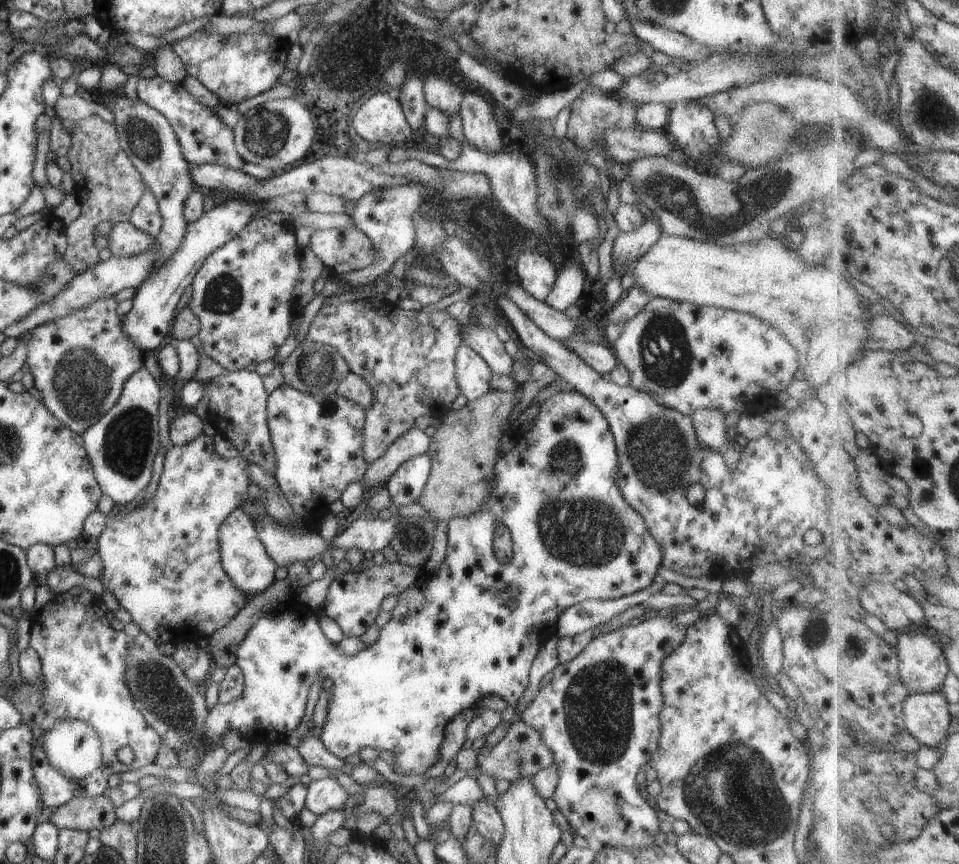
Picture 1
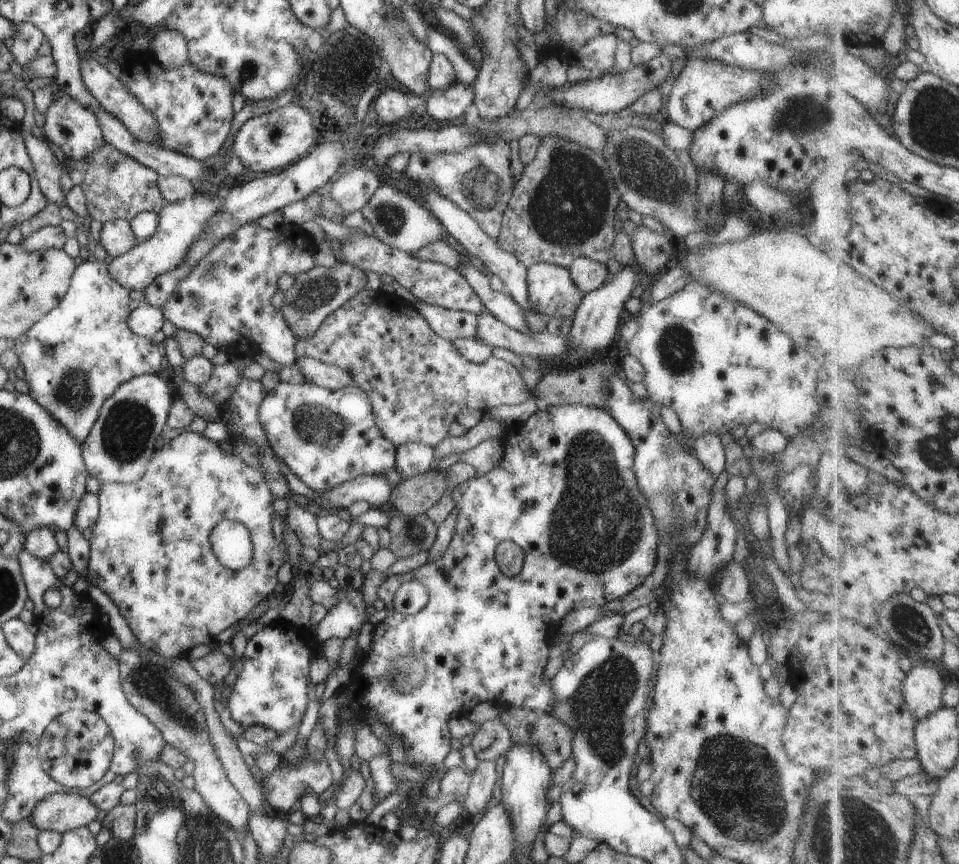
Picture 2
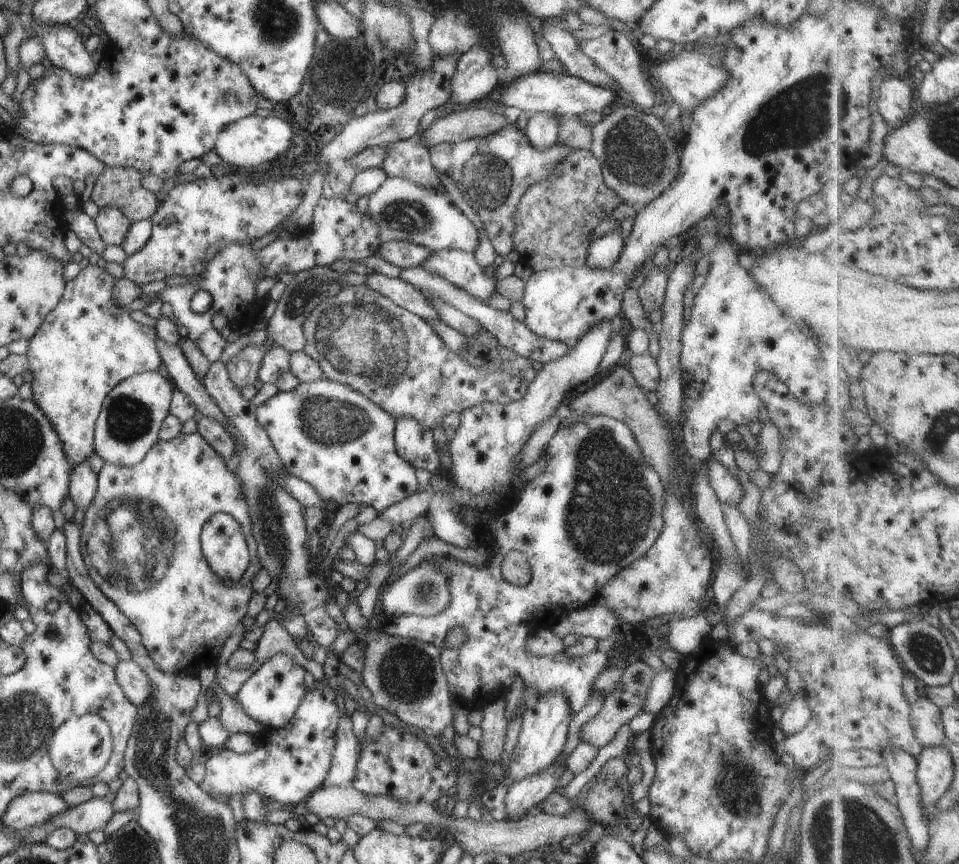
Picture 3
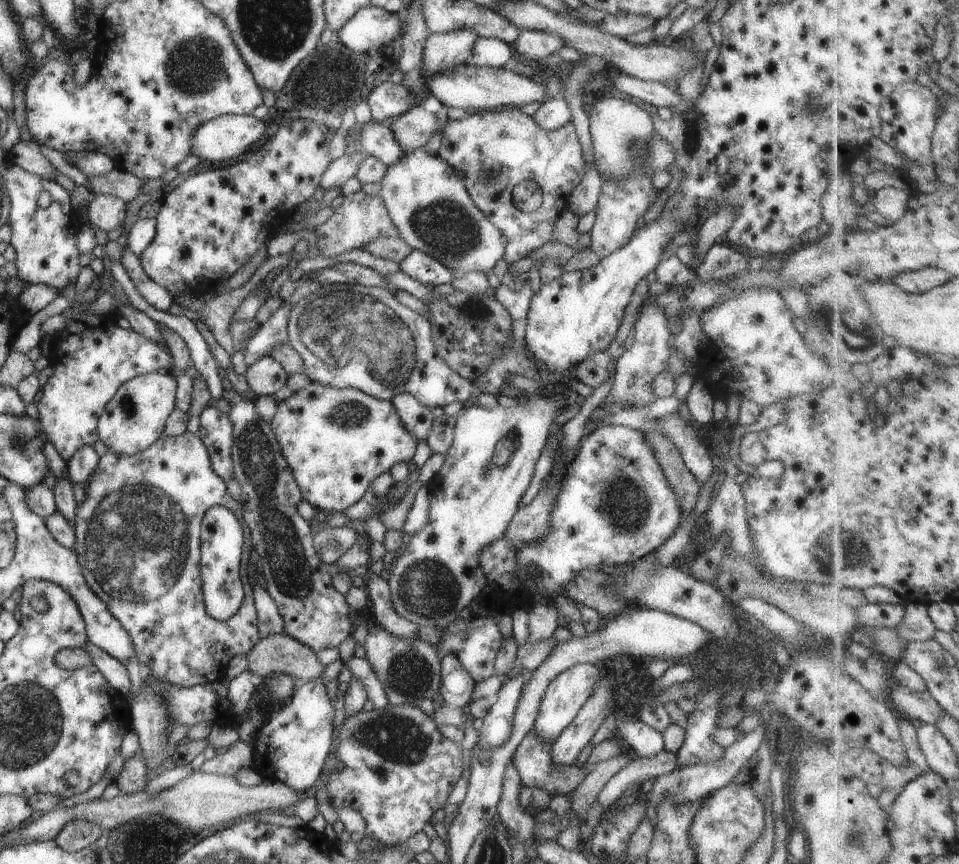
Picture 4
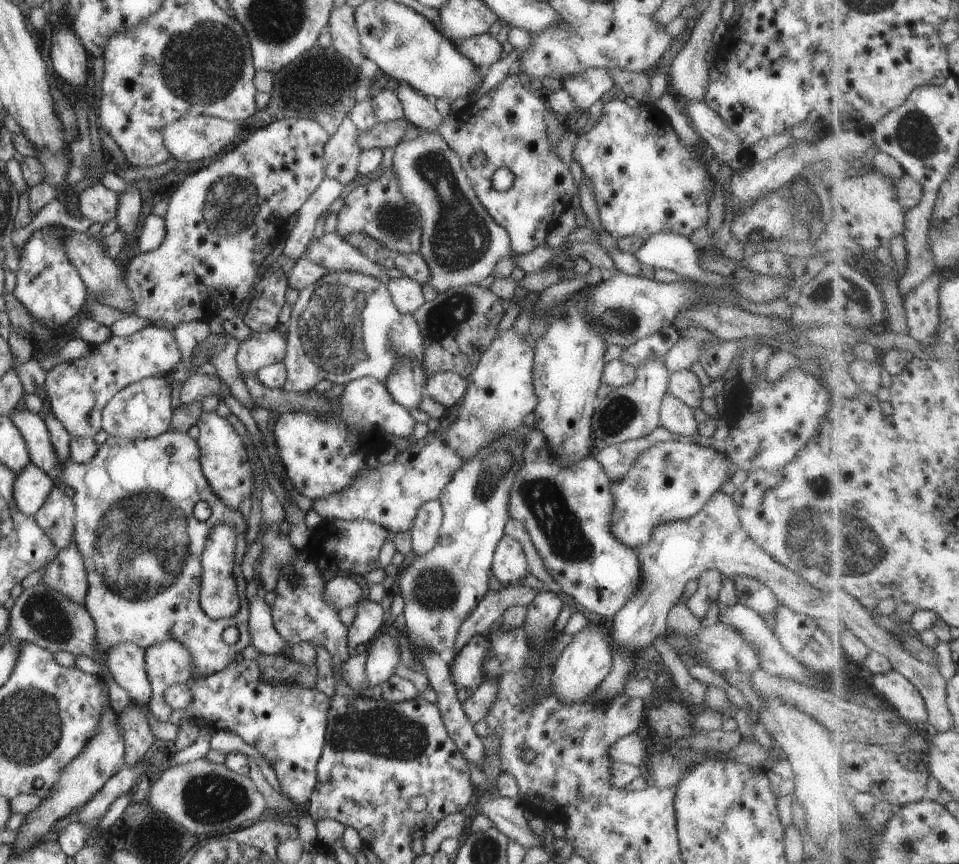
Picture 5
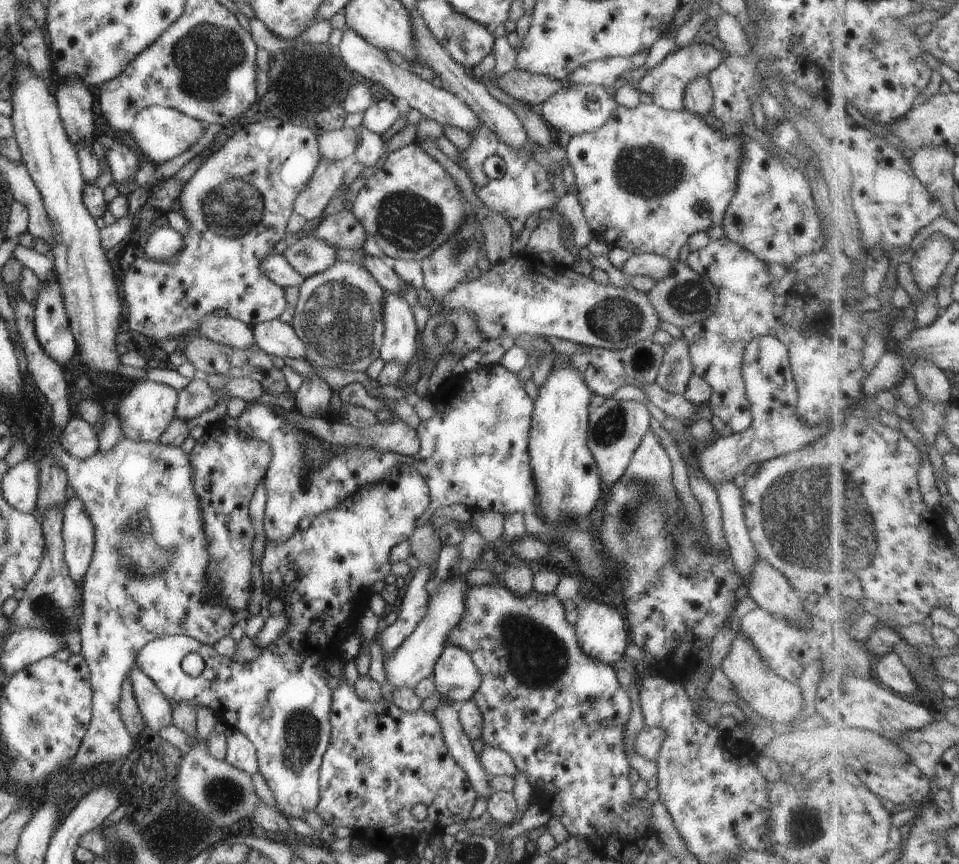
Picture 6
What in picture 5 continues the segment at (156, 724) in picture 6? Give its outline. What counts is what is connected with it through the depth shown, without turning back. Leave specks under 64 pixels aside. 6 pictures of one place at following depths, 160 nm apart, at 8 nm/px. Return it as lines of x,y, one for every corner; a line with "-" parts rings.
121,643
108,649
106,666
110,677
128,694
129,700
147,707
151,689
144,669
144,649

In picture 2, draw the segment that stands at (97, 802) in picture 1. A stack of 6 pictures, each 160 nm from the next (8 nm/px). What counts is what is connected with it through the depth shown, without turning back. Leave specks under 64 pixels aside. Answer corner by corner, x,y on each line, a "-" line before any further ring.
53,793
32,806
26,818
39,831
64,833
74,828
85,827
96,818
97,811
98,808
88,797

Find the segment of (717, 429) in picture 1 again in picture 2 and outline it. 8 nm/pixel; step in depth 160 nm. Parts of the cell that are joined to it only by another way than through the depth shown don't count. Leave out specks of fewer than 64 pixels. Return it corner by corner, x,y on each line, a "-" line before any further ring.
704,433
691,443
697,460
707,472
715,478
724,470
724,447
719,441
720,435

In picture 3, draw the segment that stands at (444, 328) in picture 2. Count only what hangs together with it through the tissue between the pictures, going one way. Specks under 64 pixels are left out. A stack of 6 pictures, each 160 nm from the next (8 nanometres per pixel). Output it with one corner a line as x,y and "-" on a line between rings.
369,273
365,275
364,285
423,320
439,319
437,311
427,303
427,299
421,292
400,278
387,277
381,273

